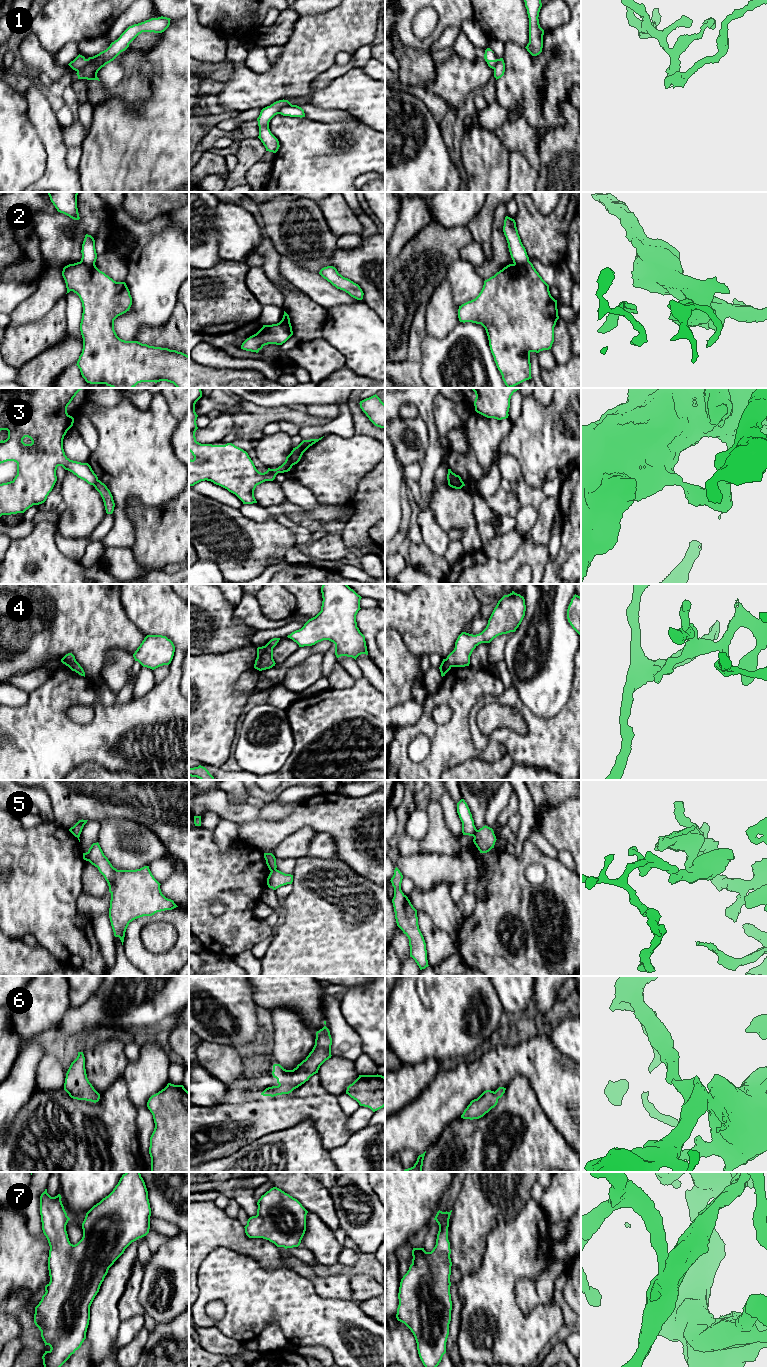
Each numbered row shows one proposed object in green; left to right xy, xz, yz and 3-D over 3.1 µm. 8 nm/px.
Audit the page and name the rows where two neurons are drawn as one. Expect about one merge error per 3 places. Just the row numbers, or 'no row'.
1, 2, 3, 4, 5

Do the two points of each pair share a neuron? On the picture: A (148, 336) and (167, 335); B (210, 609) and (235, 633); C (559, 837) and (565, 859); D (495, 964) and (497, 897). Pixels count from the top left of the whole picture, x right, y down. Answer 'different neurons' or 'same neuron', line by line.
A: same neuron
B: same neuron
C: different neurons
D: same neuron

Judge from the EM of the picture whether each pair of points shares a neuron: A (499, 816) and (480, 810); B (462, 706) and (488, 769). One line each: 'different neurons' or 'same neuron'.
A: different neurons
B: different neurons

